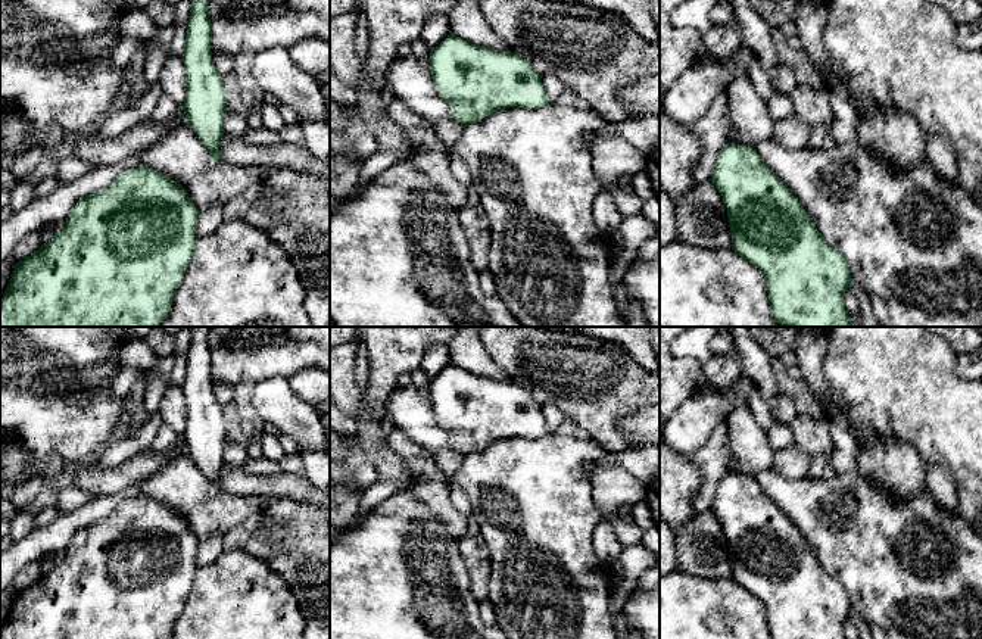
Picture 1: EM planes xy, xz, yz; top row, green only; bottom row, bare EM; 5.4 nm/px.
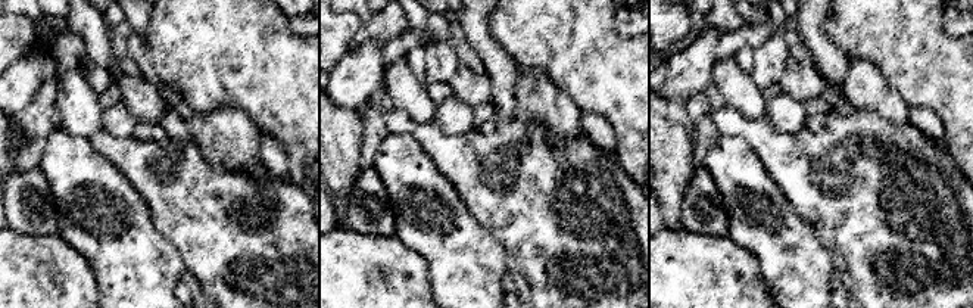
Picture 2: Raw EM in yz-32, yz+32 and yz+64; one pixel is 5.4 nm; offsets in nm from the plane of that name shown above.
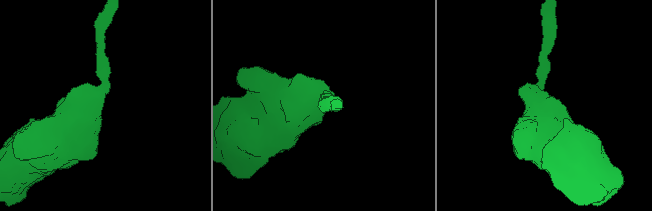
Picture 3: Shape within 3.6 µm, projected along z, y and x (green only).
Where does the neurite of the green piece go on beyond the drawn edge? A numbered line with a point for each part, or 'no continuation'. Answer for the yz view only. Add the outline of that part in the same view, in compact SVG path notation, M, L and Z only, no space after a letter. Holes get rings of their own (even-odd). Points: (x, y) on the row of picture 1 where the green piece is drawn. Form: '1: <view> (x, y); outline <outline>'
no continuation

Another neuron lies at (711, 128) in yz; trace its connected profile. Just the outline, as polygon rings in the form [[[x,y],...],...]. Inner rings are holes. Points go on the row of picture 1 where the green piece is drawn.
[[[720,91],[702,118],[690,125],[692,133],[698,137],[701,153],[692,177],[696,183],[711,178],[716,160],[721,149],[727,144],[727,96]]]

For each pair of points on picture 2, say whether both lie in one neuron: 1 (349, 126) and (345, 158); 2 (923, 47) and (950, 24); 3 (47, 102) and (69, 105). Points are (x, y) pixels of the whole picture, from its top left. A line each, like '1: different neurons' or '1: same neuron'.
1: same neuron
2: different neurons
3: different neurons

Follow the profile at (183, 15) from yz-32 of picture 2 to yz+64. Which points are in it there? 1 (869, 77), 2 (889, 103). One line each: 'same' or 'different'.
1: different
2: different

